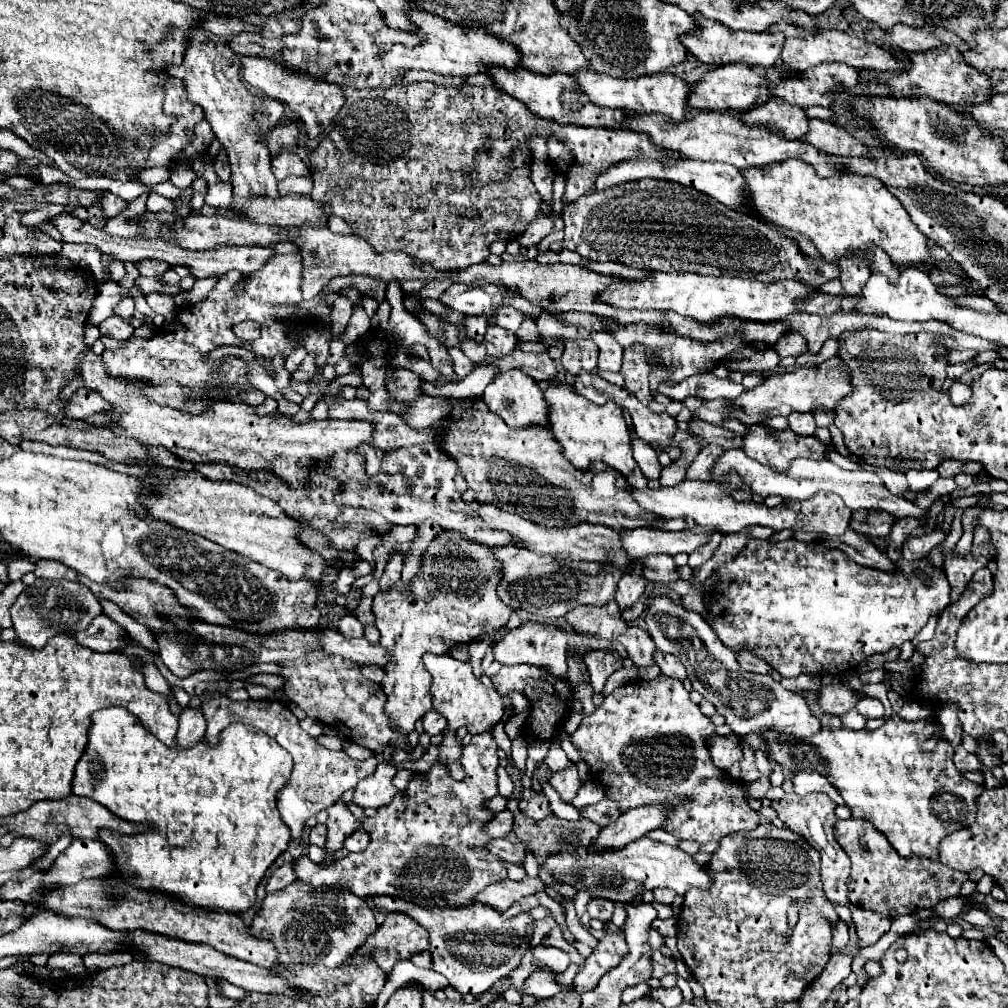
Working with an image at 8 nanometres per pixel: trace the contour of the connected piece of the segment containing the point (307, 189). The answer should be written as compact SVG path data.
M287 177L279 181L279 195L287 195L287 193L311 195L311 189L313 189L311 177Z

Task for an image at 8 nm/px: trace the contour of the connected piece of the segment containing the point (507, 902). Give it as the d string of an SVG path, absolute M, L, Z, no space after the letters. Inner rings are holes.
M525 877L523 881L499 881L493 883L493 887L487 887L485 891L481 891L477 895L477 901L493 905L499 911L507 911L515 901L527 897L527 895L535 895L539 891L545 891L547 885L539 879L539 877Z

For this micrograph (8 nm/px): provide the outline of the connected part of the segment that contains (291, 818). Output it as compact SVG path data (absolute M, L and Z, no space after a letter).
M213 695L213 699L203 701L201 707L205 721L207 721L207 731L205 731L205 741L207 743L217 743L217 735L229 727L229 723L245 723L253 725L261 731L265 731L269 737L273 737L287 753L293 757L295 765L289 777L289 783L277 793L277 809L291 829L293 839L301 837L301 831L305 827L305 821L319 811L331 807L341 799L341 795L349 789L355 789L357 783L377 769L377 759L369 757L367 761L355 761L351 759L345 751L329 751L323 745L319 745L313 737L309 737L301 727L299 719L289 711L287 705L283 705L277 699L261 699L261 701L231 701L221 695Z

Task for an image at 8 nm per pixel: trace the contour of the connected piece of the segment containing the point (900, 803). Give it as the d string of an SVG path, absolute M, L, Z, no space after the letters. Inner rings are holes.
M807 691L805 701L813 715L821 719L821 731L813 739L807 739L807 749L793 749L799 765L825 775L841 793L851 817L871 821L901 857L923 855L939 861L939 841L975 821L975 799L983 791L983 785L967 781L955 767L953 747L945 743L943 735L937 751L921 751L921 739L937 735L935 731L941 727L929 721L903 721L899 715L893 715L875 731L853 731L837 715L821 711L817 691ZM809 751L815 751L825 765L809 765L805 759Z

